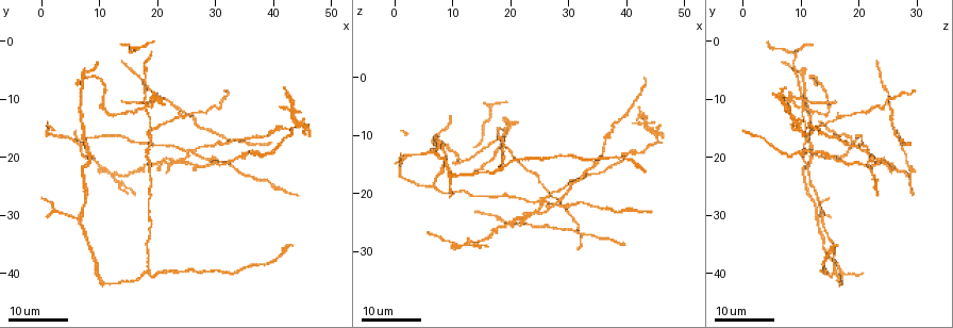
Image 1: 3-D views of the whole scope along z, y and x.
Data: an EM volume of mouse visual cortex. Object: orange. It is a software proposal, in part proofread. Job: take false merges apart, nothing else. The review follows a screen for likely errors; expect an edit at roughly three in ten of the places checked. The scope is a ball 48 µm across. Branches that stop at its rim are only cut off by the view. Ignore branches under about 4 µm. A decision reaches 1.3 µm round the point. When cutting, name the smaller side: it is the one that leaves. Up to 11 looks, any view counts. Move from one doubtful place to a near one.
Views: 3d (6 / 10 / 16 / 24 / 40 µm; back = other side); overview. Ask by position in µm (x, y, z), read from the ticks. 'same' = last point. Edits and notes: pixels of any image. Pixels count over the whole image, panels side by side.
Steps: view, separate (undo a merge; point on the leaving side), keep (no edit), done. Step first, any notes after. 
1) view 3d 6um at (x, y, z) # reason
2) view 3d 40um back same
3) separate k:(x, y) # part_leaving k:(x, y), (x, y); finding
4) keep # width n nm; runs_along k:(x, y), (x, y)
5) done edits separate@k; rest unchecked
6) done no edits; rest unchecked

view 3d 24um at (27.0, 15.0, 26.0) # narrows sharply

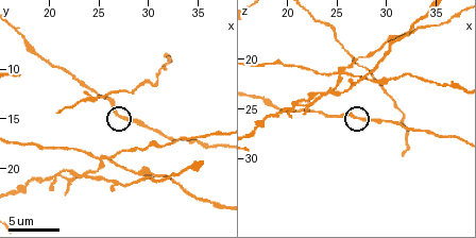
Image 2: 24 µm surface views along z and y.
view 3d 6um at (27.2, 14.8, 25.8)

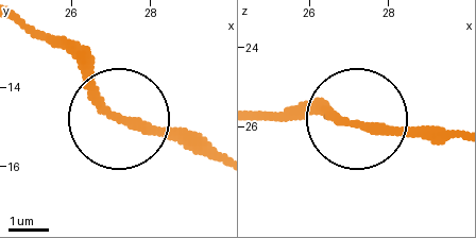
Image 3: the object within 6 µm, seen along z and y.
view 3d 6um back at (27.10, 14.75, 25.95) # from behind

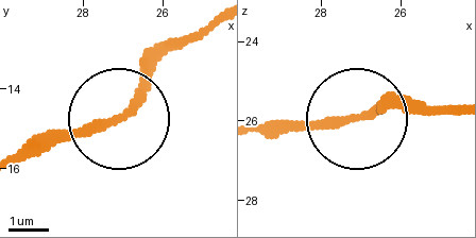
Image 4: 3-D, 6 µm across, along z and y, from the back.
keep # continuous, no second cell

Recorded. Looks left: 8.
view 3d 10um at (30.6, 11.8, 24.0)

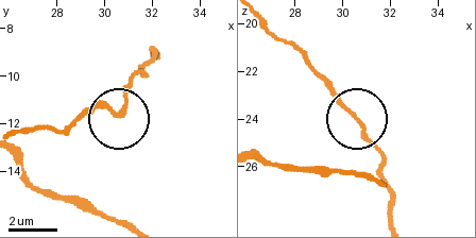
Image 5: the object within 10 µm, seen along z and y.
keep # runs_along 5:(18, 132), (65, 130), (103, 105), (119, 114), (143, 71); continuous, no second cell

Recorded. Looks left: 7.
view 3d 10um at (25.2, 19.0, 21.6) # four arms meet

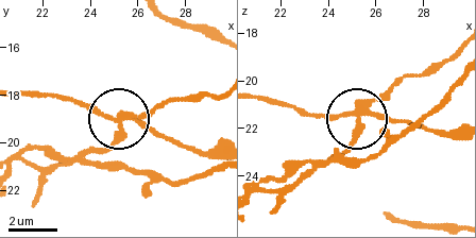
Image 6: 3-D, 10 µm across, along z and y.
separate 6:(117, 140) # two cells meet here

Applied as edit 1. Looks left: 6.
view 3d 16um at (18.0, 11.5, 10.5) # four-way junction

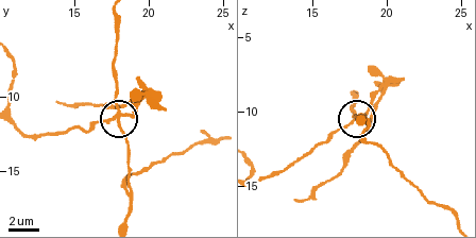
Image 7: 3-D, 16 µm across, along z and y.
view 3d 6um at (17.6, 11.4, 10.6)

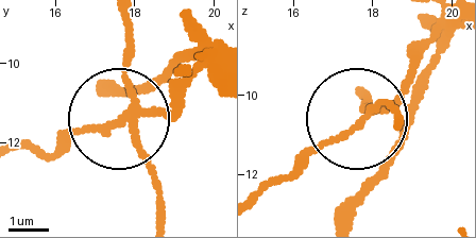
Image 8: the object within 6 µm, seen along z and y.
separate 8:(149, 90) # width 170 nm; part_leaving 8:(138, 113), (81, 126), (39, 154), (19, 147); two cells meet here

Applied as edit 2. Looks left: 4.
view overview

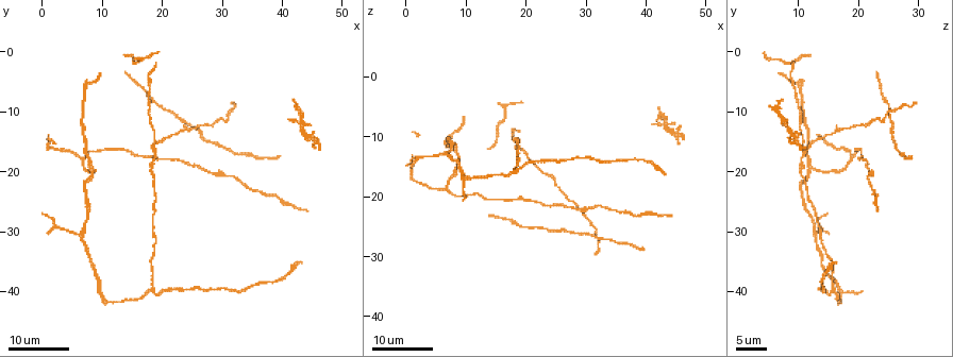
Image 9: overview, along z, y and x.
view 3d 24um at (6.0, 30.5, 13.0) # three arms meet

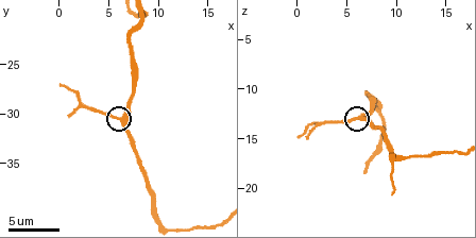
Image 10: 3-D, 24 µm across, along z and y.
view 3d 10um at (6.2, 30.6, 13.0) # closer look

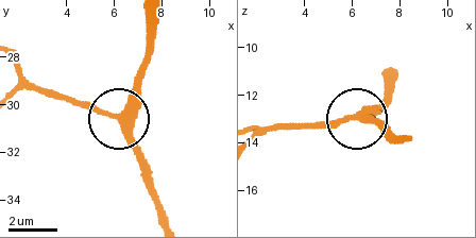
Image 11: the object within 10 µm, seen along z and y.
keep # side_arm 8 um; runs_along 11:(166, 219), (135, 139), (112, 117), (46, 97); all the same cell

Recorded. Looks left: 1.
done edits separate@6, separate@8; rest unchecked

